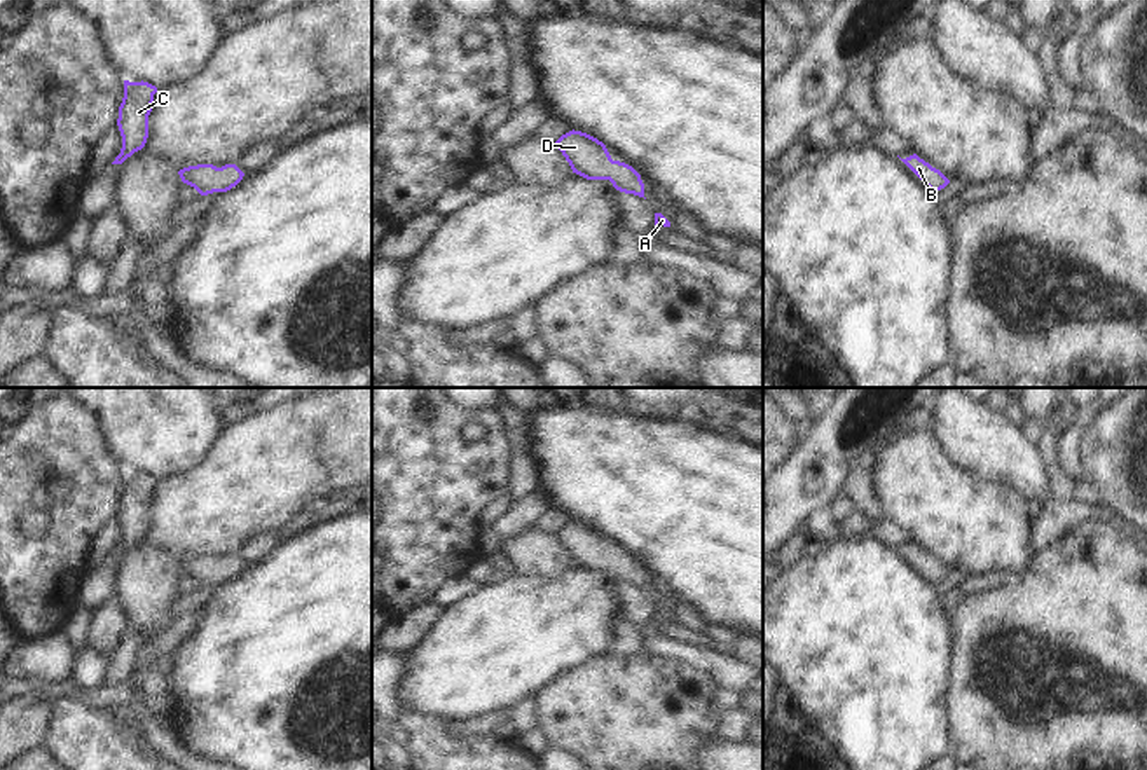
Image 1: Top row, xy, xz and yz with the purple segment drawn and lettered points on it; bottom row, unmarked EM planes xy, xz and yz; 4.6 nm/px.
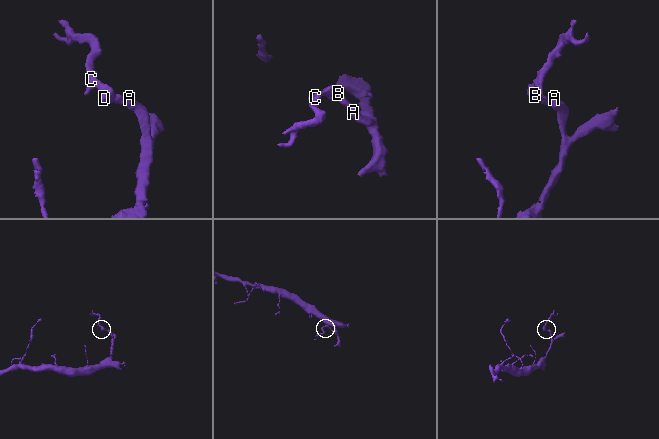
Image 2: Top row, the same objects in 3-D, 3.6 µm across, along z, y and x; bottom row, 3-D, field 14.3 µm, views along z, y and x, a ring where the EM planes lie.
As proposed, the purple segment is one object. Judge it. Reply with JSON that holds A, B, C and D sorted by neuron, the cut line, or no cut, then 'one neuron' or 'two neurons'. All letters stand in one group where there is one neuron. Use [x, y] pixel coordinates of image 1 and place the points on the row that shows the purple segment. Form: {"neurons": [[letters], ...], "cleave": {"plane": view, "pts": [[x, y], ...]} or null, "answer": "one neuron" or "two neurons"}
{"neurons": [["A", "B", "C", "D"]], "cleave": null, "answer": "one neuron"}

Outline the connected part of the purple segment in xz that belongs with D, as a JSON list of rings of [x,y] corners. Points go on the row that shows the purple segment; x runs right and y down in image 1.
[[[573,129],[562,134],[555,145],[573,173],[587,180],[609,180],[616,190],[644,197],[641,175],[632,166],[613,161],[606,145],[597,138]]]

